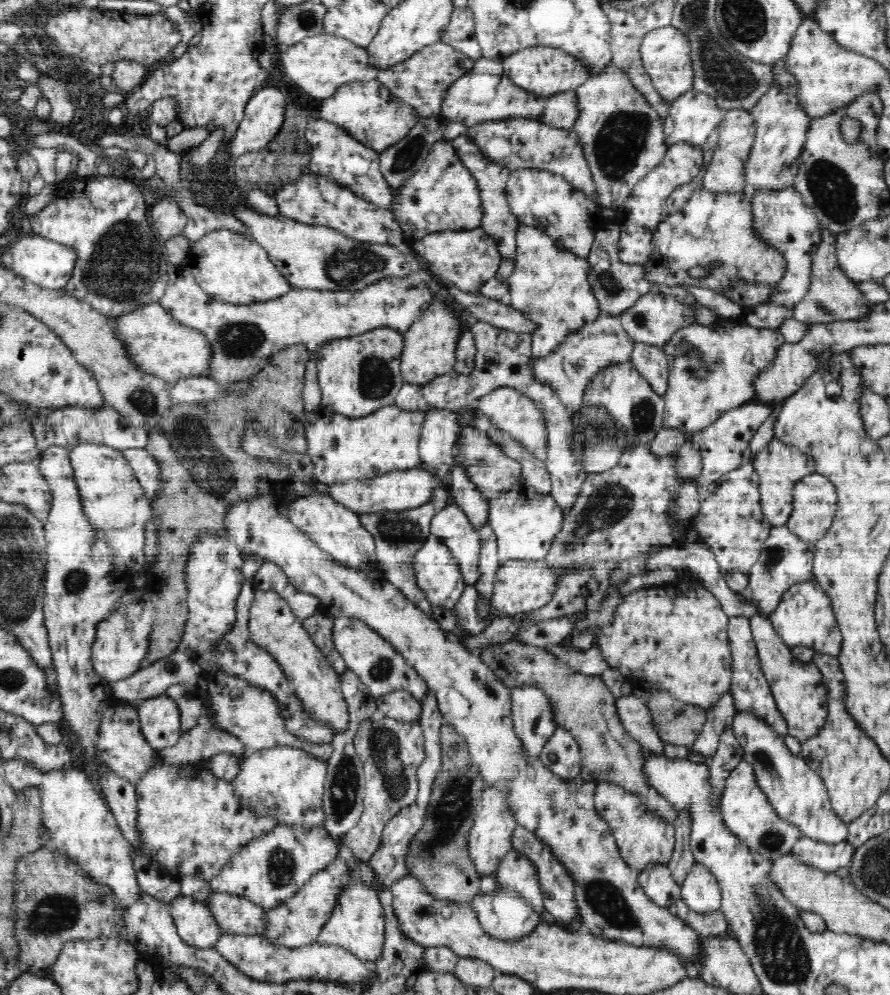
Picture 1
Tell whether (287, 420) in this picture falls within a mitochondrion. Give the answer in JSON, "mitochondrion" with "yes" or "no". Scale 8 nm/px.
{"mitochondrion":"no"}

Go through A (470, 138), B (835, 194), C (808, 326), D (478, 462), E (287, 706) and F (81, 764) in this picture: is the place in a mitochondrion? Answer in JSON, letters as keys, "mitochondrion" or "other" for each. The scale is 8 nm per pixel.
{"A":"other","B":"mitochondrion","C":"other","D":"mitochondrion","E":"other","F":"other"}

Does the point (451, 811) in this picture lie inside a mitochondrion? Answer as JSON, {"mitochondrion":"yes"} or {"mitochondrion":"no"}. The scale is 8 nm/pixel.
{"mitochondrion":"yes"}

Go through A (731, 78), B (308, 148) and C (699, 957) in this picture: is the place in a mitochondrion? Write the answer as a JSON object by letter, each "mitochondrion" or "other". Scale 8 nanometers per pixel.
{"A":"mitochondrion","B":"other","C":"other"}

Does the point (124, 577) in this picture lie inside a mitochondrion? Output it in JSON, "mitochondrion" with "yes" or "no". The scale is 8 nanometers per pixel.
{"mitochondrion":"no"}

